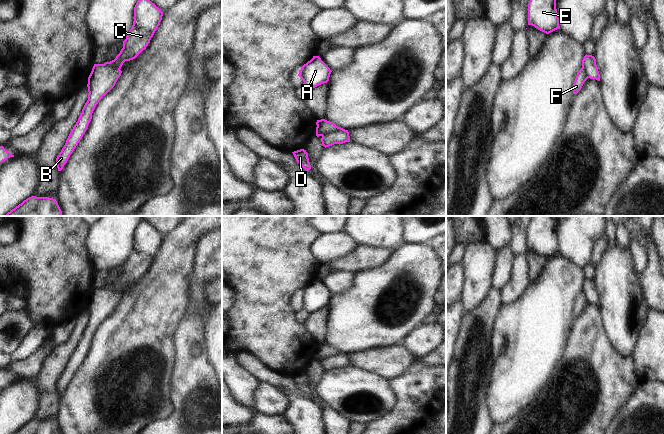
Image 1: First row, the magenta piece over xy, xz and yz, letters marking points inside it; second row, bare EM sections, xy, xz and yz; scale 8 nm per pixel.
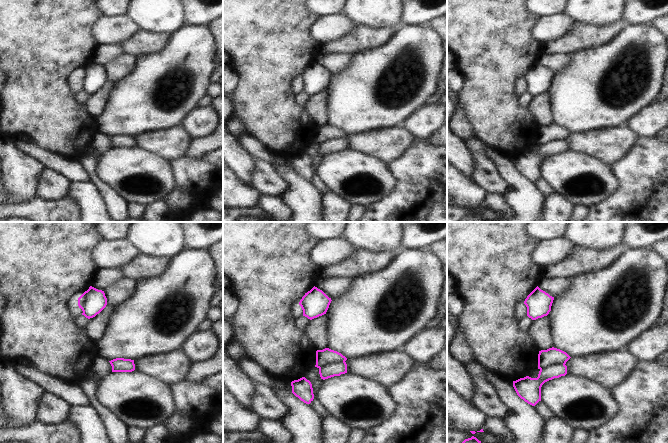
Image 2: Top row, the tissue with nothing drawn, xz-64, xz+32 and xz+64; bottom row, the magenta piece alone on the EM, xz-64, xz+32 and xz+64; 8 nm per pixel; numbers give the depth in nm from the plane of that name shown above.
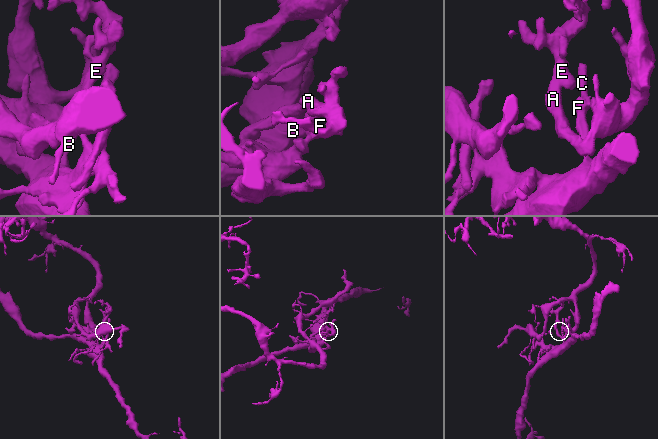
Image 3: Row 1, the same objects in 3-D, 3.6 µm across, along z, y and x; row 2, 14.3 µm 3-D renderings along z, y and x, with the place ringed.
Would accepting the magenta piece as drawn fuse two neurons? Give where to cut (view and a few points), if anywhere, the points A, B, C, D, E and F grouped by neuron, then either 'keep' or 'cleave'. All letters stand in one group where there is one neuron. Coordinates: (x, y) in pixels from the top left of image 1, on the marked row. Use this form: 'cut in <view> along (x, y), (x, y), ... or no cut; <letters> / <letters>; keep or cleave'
cut in xz along (342, 128), (325, 133), (322, 136); A C D E / B F; cleave

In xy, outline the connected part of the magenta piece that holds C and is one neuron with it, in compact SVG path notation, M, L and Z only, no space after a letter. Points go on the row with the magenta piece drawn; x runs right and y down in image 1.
M138 0L134 7L133 25L123 41L123 48L114 60L104 64L121 69L125 61L135 59L150 43L162 16L163 12L150 0Z

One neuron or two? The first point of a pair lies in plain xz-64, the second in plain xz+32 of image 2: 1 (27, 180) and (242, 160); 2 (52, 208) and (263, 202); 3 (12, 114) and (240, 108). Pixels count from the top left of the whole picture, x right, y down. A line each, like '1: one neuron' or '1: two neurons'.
1: one neuron
2: one neuron
3: one neuron

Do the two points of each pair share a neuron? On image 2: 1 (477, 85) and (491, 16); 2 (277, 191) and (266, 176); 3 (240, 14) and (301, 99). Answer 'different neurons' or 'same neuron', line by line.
1: same neuron
2: same neuron
3: different neurons

